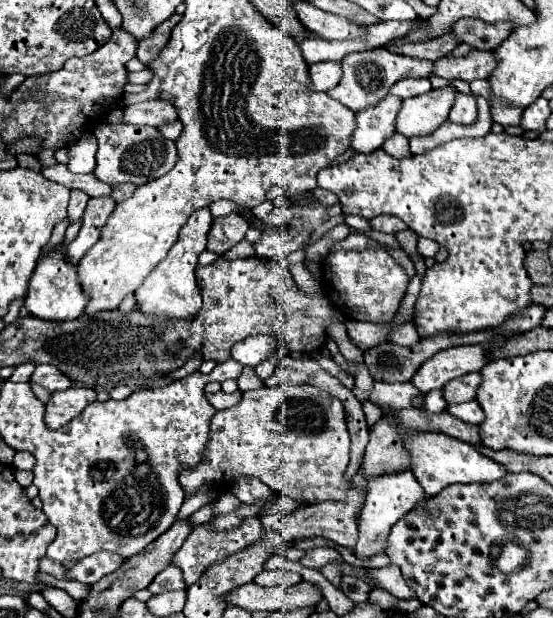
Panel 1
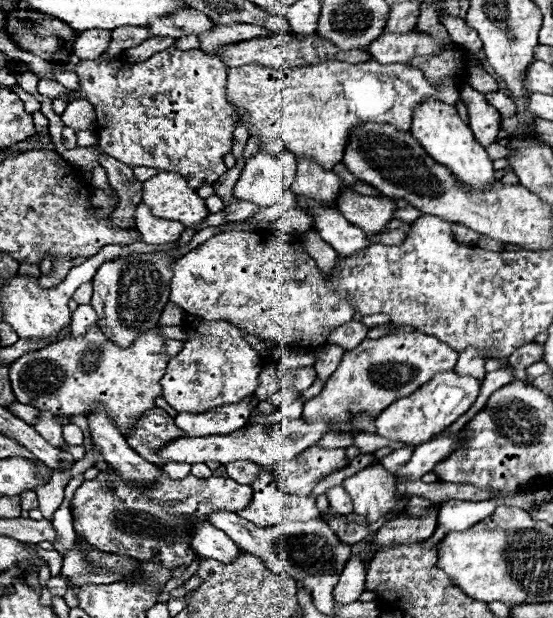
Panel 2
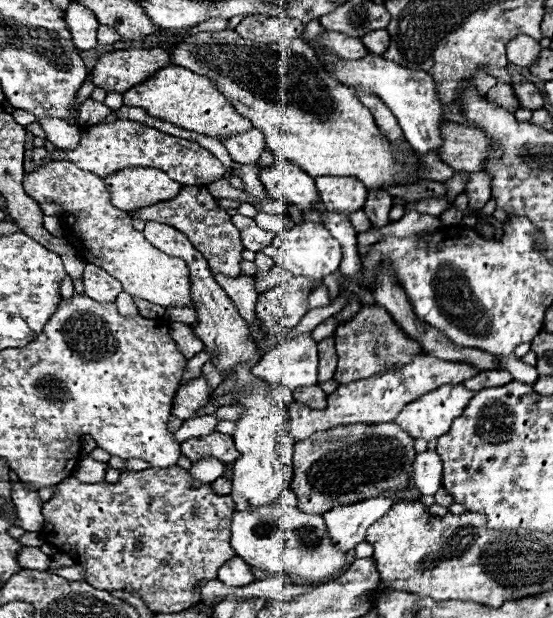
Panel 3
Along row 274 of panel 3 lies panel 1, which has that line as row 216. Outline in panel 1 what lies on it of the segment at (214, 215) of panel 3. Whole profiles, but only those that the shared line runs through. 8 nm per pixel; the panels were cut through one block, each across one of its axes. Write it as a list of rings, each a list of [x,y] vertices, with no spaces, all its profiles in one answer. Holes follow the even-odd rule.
[[[238,214],[214,218],[214,224],[208,234],[208,250],[222,256],[230,248],[234,248],[240,240],[244,240],[244,234],[248,228],[250,228],[250,224]]]

